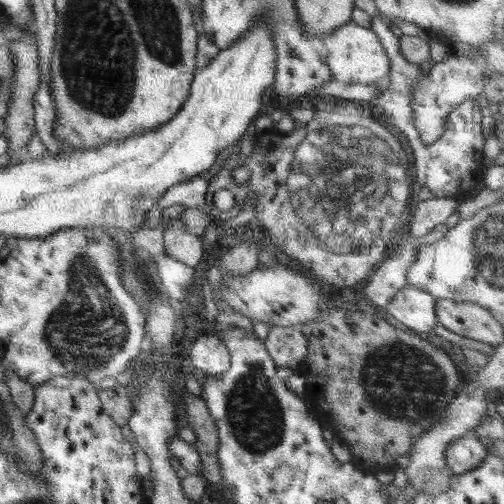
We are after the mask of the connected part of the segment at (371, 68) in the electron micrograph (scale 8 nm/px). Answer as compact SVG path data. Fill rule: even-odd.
M355 22L339 26L324 39L327 50L327 65L337 81L357 84L382 83L389 76L390 59L378 38L378 35Z

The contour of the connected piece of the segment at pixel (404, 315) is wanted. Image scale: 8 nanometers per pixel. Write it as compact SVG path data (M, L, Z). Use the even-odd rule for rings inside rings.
M408 285L398 290L385 307L386 312L402 325L430 332L437 323L436 301L437 298L430 293Z

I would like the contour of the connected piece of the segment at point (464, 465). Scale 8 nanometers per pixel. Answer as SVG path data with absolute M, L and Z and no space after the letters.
M470 431L446 449L445 463L453 474L459 475L476 468L488 453L488 448L480 442L479 436Z

